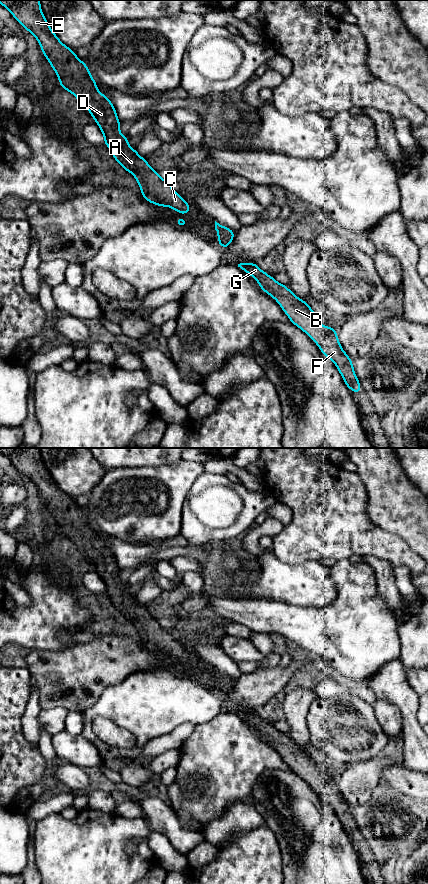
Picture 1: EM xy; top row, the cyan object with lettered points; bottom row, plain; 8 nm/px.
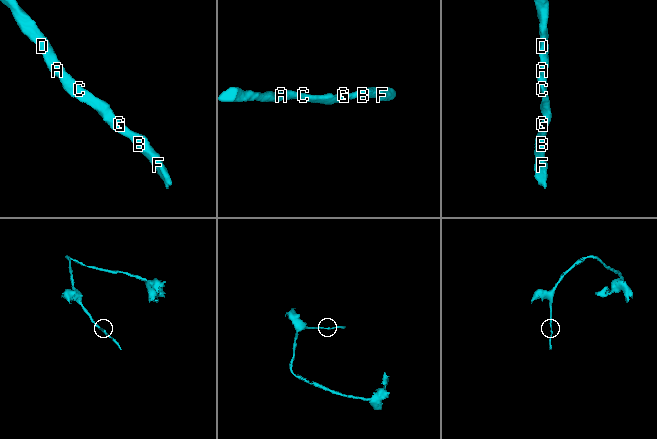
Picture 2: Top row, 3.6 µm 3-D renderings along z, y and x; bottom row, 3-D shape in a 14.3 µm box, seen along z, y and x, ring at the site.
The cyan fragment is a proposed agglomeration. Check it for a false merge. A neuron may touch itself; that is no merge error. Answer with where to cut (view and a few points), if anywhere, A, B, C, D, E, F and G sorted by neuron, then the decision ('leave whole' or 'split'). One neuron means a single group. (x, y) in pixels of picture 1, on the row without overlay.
no cut; A B C D E F G; leave whole

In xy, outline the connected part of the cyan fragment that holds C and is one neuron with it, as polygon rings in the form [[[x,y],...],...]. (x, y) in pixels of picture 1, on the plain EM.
[[[0,448],[0,452],[8,457],[15,468],[38,488],[43,503],[59,527],[60,535],[71,540],[89,559],[103,581],[105,593],[110,597],[114,607],[127,620],[133,622],[141,637],[143,646],[159,655],[168,654],[181,662],[188,662],[191,659],[190,653],[172,636],[167,628],[162,627],[150,615],[146,606],[140,605],[137,598],[128,593],[128,584],[123,585],[121,583],[121,570],[117,565],[115,555],[108,545],[98,539],[96,529],[91,524],[86,511],[80,509],[75,500],[64,493],[53,480],[42,461],[40,448]]]

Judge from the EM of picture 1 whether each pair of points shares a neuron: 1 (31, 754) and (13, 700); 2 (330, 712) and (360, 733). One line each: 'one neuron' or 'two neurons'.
1: one neuron
2: one neuron

